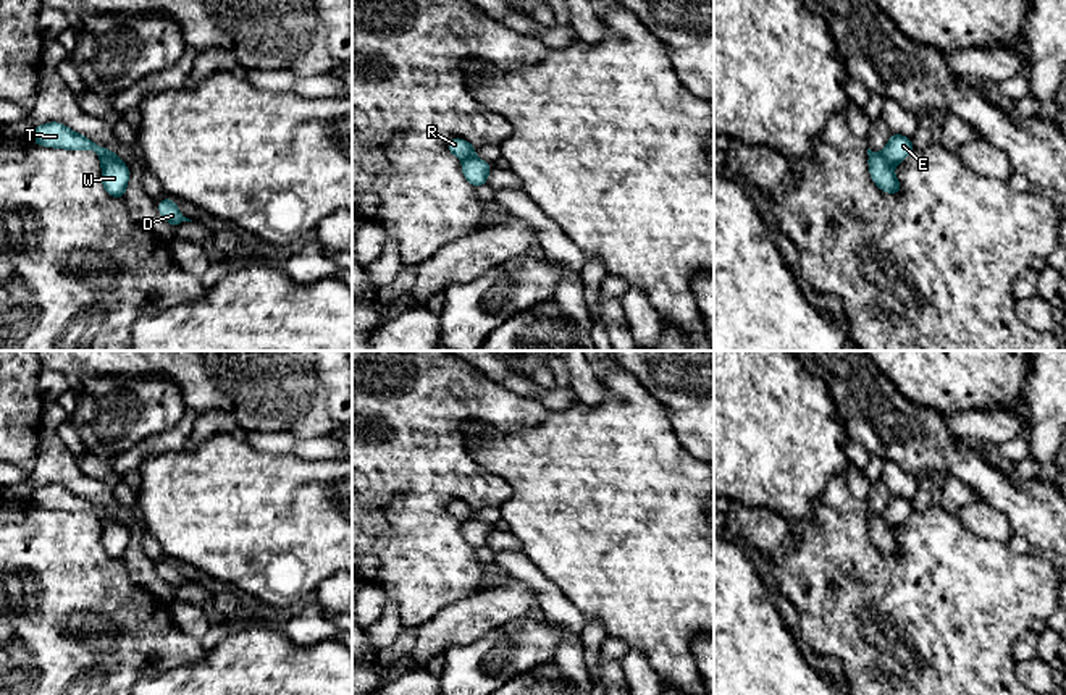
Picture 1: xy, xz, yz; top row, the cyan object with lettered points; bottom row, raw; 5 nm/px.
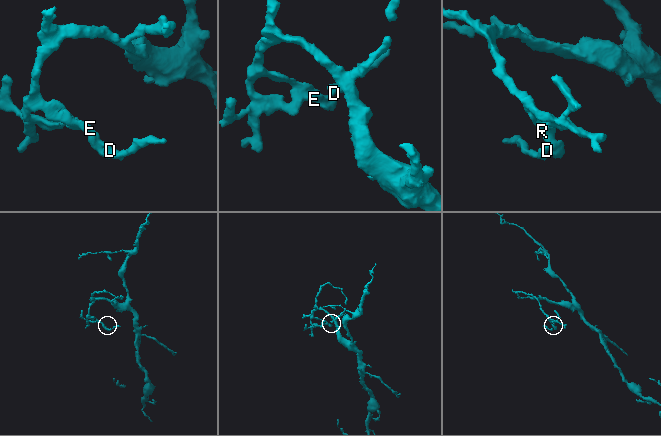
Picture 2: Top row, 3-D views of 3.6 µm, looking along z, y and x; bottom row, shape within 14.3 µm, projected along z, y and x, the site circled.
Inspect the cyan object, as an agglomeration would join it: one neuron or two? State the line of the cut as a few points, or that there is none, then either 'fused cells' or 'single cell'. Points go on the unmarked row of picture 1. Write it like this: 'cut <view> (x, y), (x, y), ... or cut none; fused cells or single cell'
cut xy (100, 518), (121, 524); fused cells

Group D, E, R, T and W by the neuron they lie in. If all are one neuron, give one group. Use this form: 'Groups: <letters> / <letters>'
Groups: D E T / R W

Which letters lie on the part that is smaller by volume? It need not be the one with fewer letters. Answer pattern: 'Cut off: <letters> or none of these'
Cut off: D, E, T

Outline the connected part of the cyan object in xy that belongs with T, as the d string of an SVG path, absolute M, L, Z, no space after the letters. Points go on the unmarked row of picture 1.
M52 483L47 486L36 488L32 491L31 501L44 509L57 509L57 511L68 511L68 512L82 512L90 511L97 514L100 519L116 520L123 524L116 516L111 512L97 508L94 503L74 495L68 488Z

